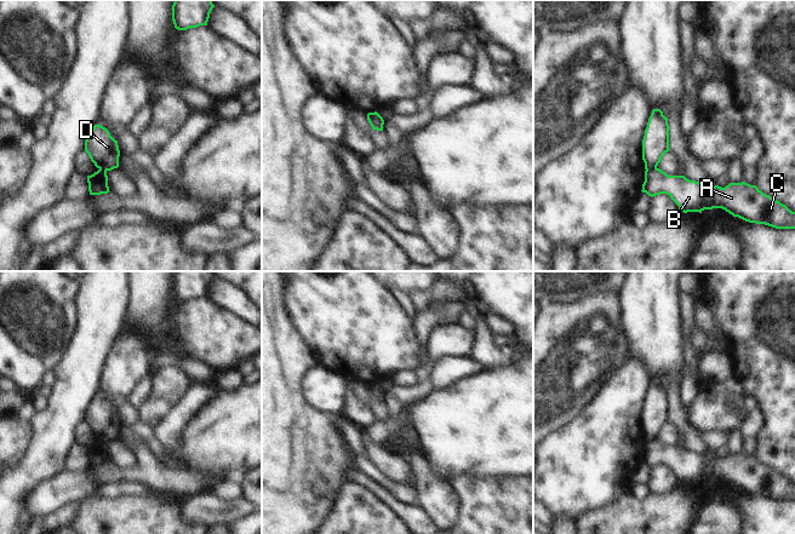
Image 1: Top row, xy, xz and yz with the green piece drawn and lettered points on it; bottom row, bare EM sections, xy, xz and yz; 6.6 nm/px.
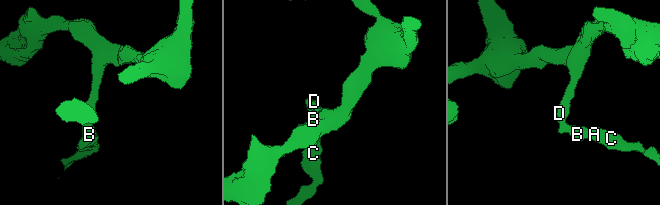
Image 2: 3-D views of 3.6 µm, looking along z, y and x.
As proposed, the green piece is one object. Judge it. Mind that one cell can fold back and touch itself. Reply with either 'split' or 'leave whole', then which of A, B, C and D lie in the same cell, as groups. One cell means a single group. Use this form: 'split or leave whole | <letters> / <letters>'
split | A B C / D

